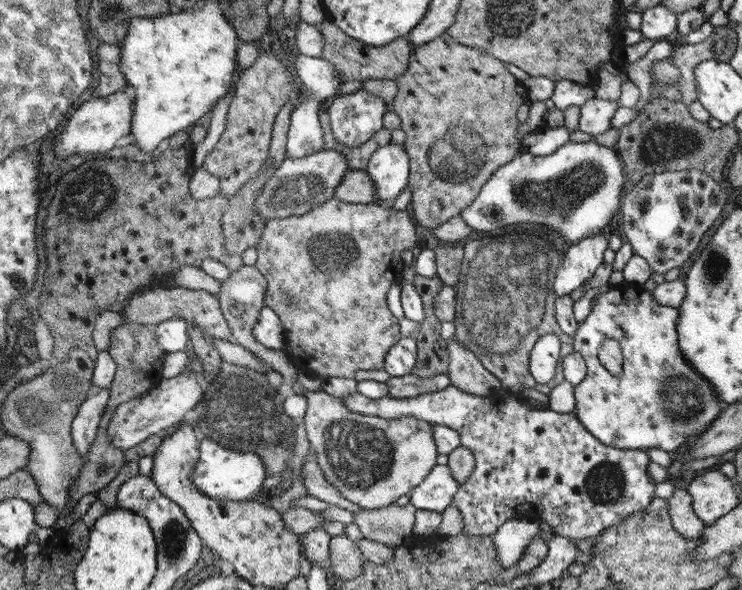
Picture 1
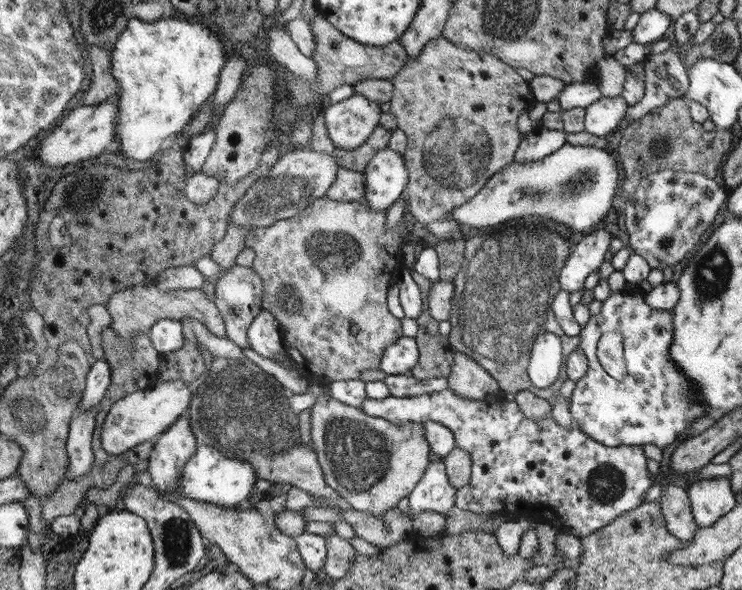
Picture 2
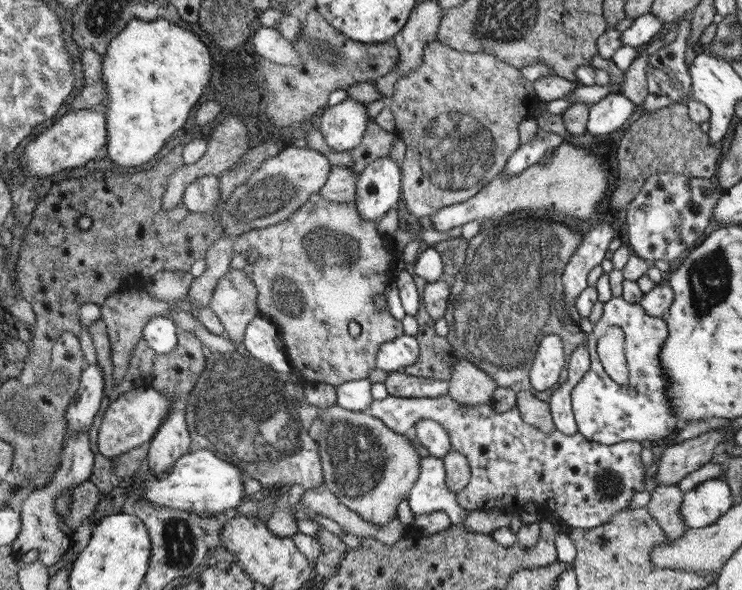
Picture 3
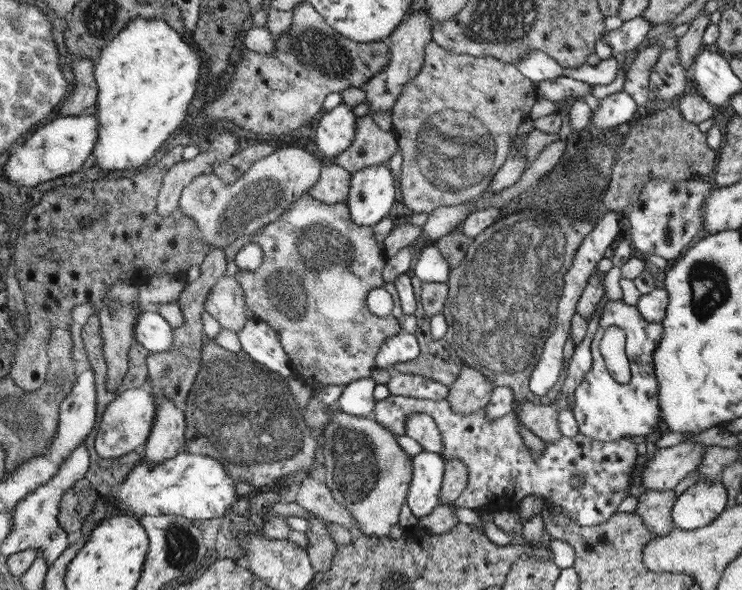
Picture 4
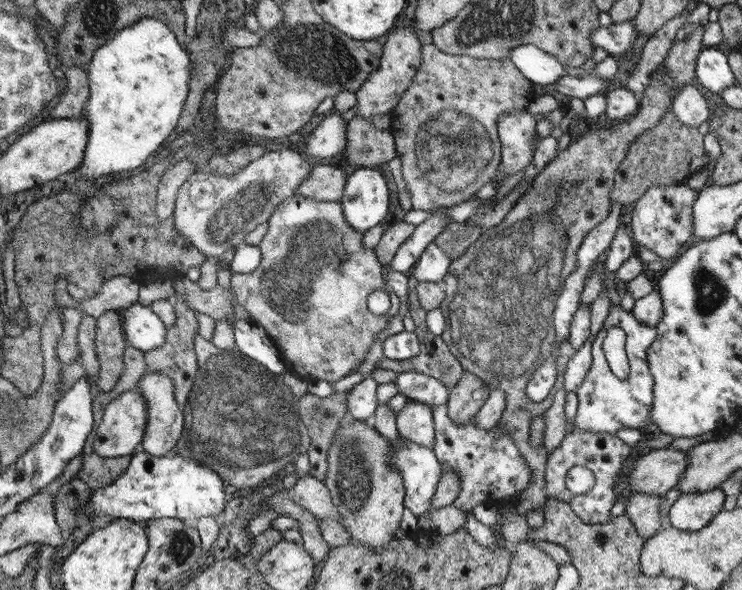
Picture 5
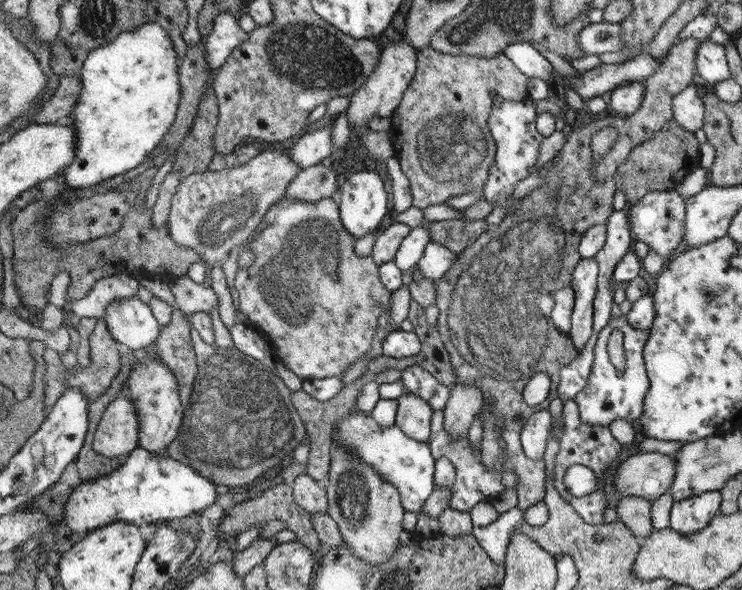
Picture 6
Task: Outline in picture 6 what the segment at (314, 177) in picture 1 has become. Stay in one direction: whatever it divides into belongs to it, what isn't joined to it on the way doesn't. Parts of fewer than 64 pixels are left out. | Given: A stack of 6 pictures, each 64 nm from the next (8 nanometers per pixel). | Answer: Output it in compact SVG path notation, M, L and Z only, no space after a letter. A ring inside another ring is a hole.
M277 150L261 152L247 164L221 170L221 172L199 172L183 178L177 186L177 192L171 198L171 212L167 218L171 238L197 252L201 262L219 264L227 258L231 248L243 248L247 236L255 230L259 222L271 212L273 204L279 204L285 198L289 184L303 172L303 168L291 158Z

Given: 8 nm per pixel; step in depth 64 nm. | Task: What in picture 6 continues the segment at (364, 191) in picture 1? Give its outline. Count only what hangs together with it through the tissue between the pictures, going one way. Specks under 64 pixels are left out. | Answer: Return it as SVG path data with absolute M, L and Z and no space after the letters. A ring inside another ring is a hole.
M321 164L305 168L287 188L285 198L299 198L303 202L319 202L331 198L341 188L339 174Z

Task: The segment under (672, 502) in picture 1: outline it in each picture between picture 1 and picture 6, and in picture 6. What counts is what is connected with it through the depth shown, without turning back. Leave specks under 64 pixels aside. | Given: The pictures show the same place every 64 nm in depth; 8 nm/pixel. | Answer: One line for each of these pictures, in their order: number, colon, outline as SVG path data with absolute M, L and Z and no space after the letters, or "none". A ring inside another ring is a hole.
2: M667 486L663 498L659 498L657 502L665 516L667 532L681 542L691 542L699 526L691 514L691 502L687 490L677 486Z
3: M659 486L653 490L651 500L647 504L649 512L661 526L661 532L669 540L683 538L691 528L681 516L681 504L683 504L683 494L679 486Z
4: M649 490L639 496L635 512L643 518L655 536L667 536L671 532L677 532L677 526L671 518L671 508L675 502L677 496L673 490Z
5: M633 494L627 500L625 516L631 518L633 526L637 528L637 534L643 540L671 526L671 522L667 518L661 520L661 514L659 514L659 506L663 504L663 498L665 496L655 496L655 494Z
6: M627 496L617 502L617 520L623 520L635 538L641 542L655 532L651 526L653 500L643 496Z

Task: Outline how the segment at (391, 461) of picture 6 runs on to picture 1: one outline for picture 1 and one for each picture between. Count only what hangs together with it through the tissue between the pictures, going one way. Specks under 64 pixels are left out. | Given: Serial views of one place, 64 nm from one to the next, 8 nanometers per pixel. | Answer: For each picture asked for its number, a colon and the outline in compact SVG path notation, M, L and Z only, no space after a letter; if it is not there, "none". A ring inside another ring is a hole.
1: M435 466L427 480L409 492L409 502L417 510L431 510L441 514L451 506L457 490L459 482L451 478L451 470L447 466Z
2: M431 462L427 466L427 474L419 480L419 486L413 488L409 498L411 514L417 512L437 512L447 514L455 508L455 492L457 488L451 486L451 478L447 478L447 466L439 462Z
3: M423 458L419 468L419 480L407 496L413 516L445 512L451 524L461 522L467 514L465 508L457 504L455 492L447 488L447 474L441 458Z
4: M421 452L413 456L411 462L413 478L407 494L407 506L411 508L415 518L431 514L433 508L443 506L443 476L445 476L445 460L439 454Z
5: M409 444L407 448L397 448L395 450L395 466L399 468L403 476L403 486L405 486L405 506L415 514L429 514L433 504L433 496L437 492L439 480L443 476L443 466L437 462L433 450Z

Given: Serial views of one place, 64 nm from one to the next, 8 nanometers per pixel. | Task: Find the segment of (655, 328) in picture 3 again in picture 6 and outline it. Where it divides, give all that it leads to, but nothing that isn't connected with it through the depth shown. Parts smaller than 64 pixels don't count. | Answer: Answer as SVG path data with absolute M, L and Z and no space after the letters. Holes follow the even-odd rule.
M611 314L605 328L599 332L595 350L593 350L593 366L587 378L587 386L583 386L577 396L575 404L579 410L579 422L591 428L609 428L613 420L625 420L633 428L637 428L639 420L643 420L643 406L647 400L647 392L651 388L649 374L645 370L645 346L649 342L649 330L635 328L625 314ZM613 330L623 332L623 350L625 350L625 372L619 374L615 366L609 364L607 354L607 340Z

